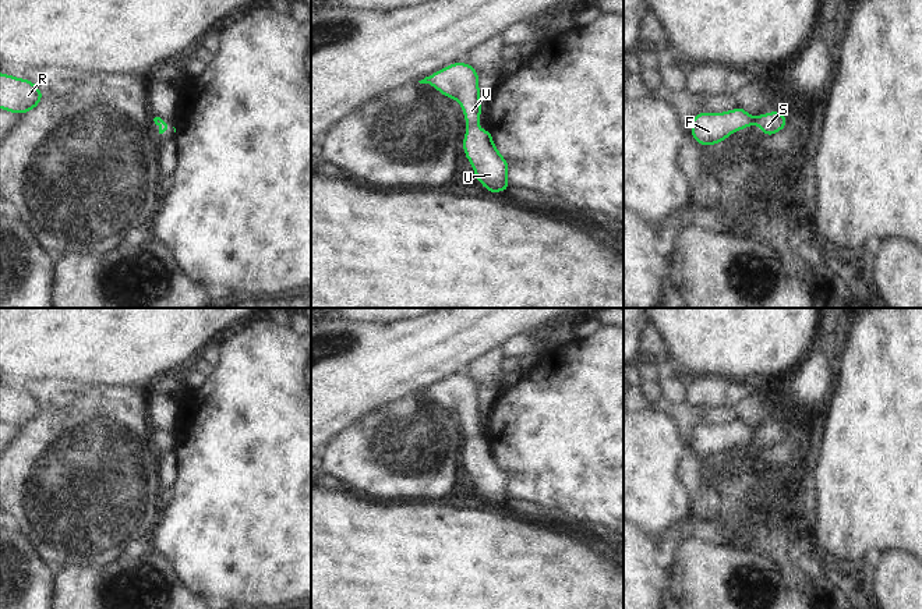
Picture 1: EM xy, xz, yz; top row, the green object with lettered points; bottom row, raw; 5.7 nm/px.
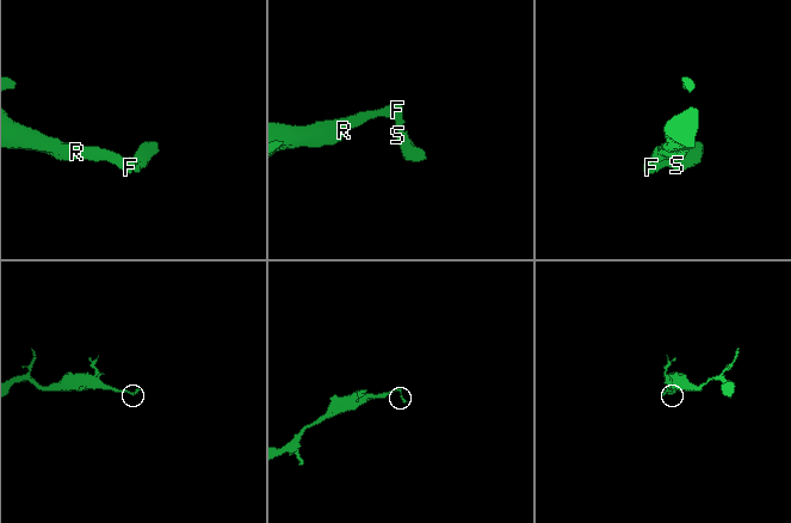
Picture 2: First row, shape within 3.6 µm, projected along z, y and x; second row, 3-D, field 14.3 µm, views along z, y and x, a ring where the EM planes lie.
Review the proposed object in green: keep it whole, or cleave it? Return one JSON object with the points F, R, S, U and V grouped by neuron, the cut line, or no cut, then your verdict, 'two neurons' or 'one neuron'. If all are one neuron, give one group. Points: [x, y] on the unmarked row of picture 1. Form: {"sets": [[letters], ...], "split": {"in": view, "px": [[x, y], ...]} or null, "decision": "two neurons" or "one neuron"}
{"sets": [["F", "R", "S", "U", "V"]], "split": null, "decision": "one neuron"}

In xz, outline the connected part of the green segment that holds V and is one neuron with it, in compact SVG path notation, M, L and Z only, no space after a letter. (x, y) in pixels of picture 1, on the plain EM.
M456 373L418 393L430 396L448 411L456 411L467 436L463 449L463 464L470 474L476 491L492 507L499 502L508 503L509 475L494 458L491 443L478 442L480 424L484 417L480 414L478 383L469 375Z

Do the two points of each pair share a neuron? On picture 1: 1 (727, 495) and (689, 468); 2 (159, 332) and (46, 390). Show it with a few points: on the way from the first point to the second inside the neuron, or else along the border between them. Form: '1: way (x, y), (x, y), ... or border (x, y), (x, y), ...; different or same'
1: way (717, 495), (699, 478); same
2: border (32, 381), (78, 379), (98, 385); different

